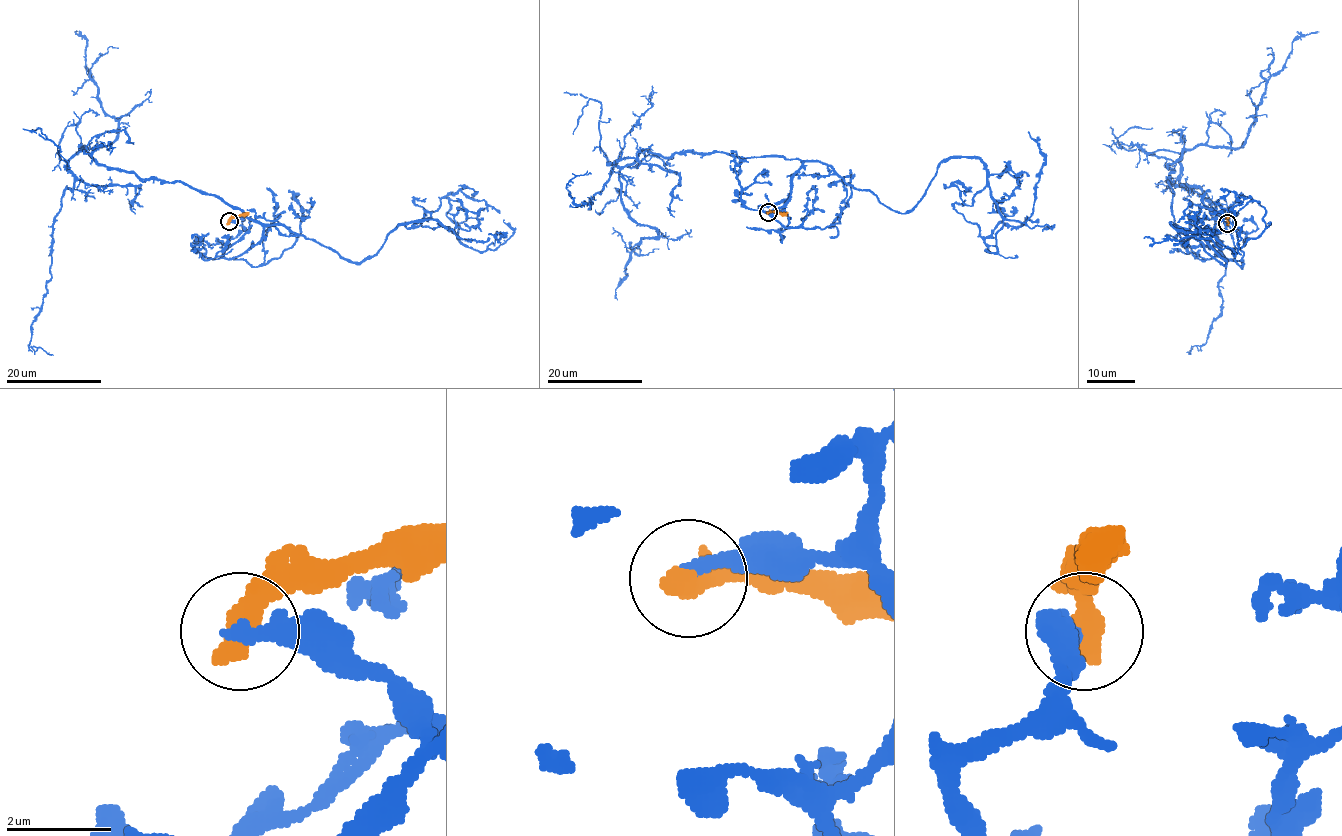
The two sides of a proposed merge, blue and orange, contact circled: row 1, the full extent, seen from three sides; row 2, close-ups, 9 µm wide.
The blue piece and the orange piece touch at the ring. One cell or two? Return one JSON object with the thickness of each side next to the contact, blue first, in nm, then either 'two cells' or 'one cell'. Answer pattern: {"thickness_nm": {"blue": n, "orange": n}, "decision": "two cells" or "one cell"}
{"thickness_nm": {"blue": 320, "orange": 550}, "decision": "two cells"}

